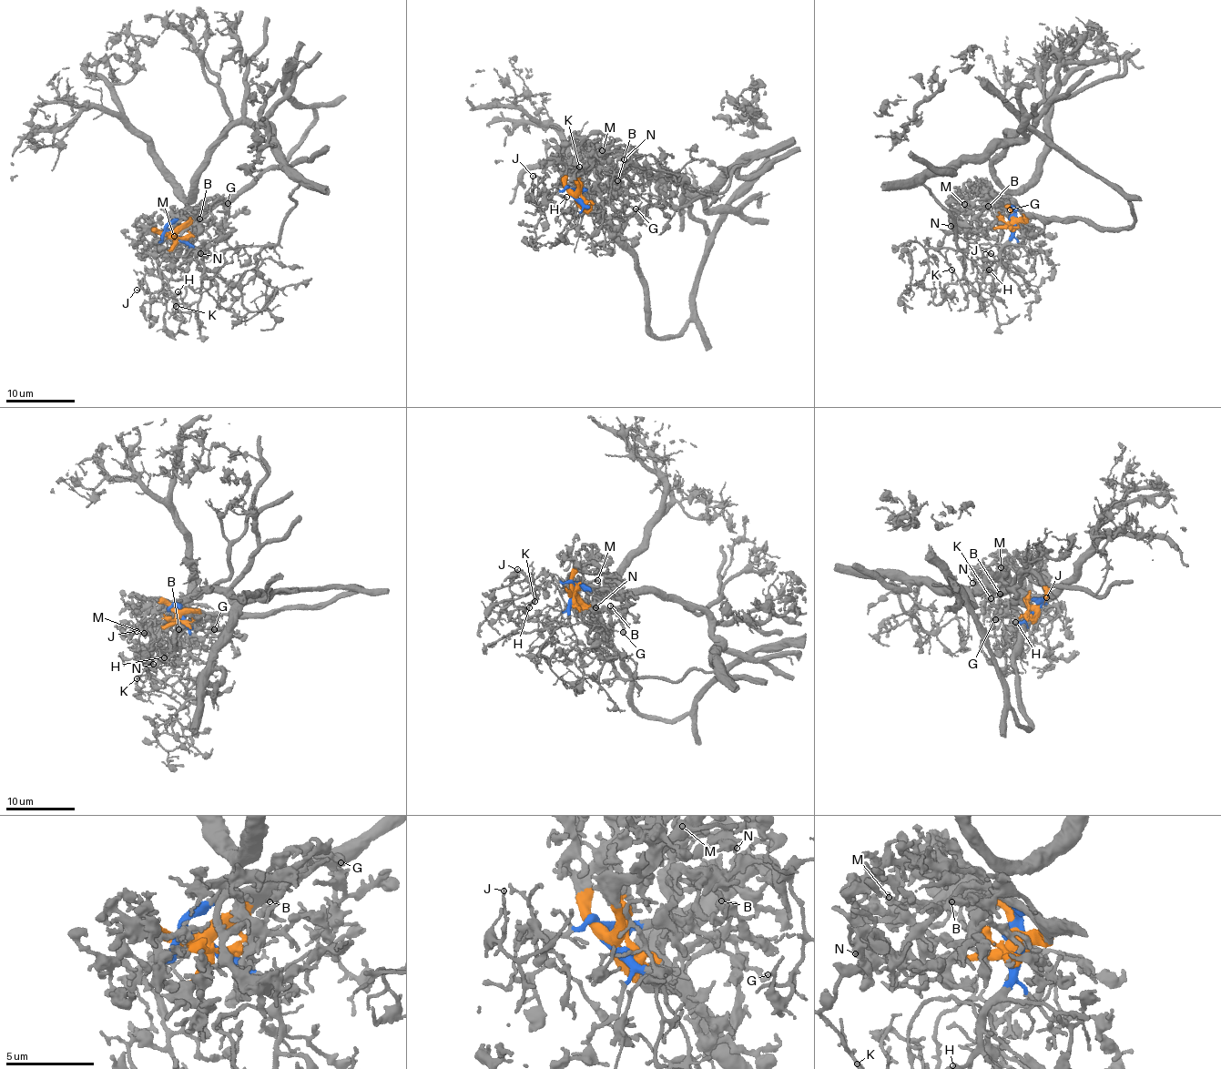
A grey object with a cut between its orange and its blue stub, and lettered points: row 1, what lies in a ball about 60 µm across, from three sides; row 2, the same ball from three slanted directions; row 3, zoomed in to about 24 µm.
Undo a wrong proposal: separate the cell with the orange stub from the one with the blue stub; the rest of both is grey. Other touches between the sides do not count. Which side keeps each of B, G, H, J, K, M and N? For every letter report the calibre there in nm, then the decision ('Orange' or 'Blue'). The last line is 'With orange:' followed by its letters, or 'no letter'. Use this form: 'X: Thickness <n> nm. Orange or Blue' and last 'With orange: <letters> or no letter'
B: Thickness 360 nm. Orange
G: Thickness 360 nm. Orange
H: Thickness 140 nm. Blue
J: Thickness 140 nm. Blue
K: Thickness 140 nm. Blue
M: Thickness 200 nm. Orange
N: Thickness 550 nm. Orange
With orange: B, G, M, N

